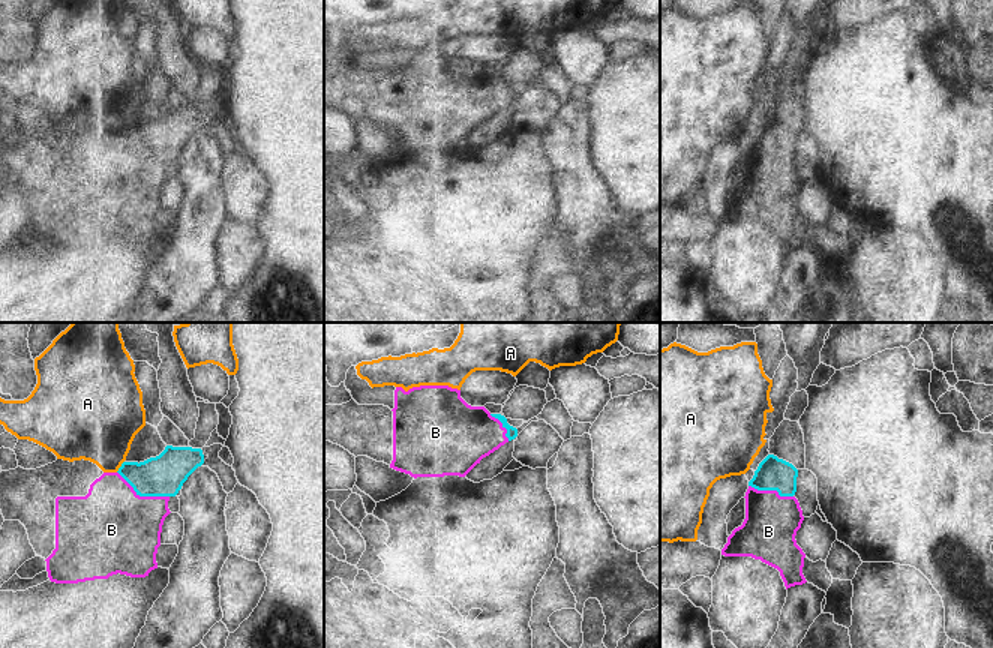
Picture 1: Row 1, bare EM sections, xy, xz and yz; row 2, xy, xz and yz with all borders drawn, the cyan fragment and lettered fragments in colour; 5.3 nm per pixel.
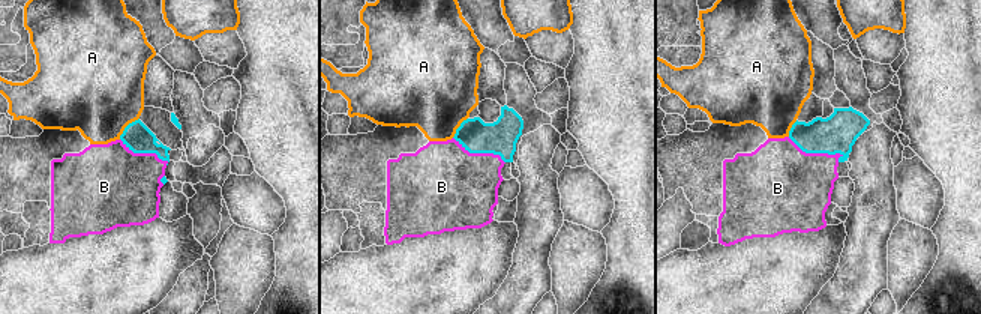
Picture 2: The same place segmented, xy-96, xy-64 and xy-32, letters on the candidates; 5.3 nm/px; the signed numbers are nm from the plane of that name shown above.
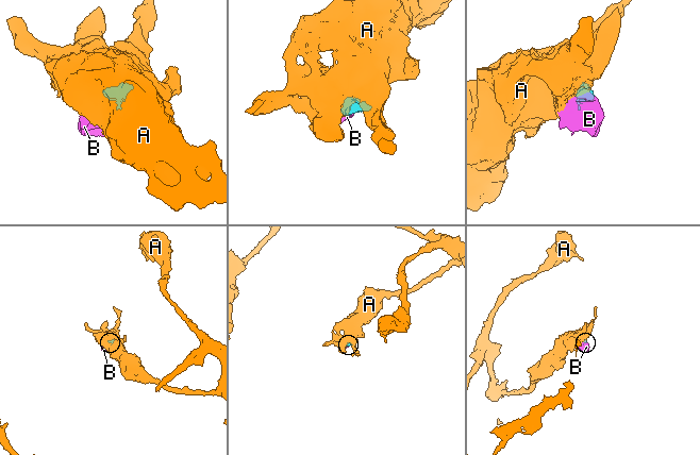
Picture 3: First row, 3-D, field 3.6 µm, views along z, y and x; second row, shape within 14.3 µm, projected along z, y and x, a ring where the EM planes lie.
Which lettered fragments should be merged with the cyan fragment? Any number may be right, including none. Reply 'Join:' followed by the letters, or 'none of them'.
Join: B.

